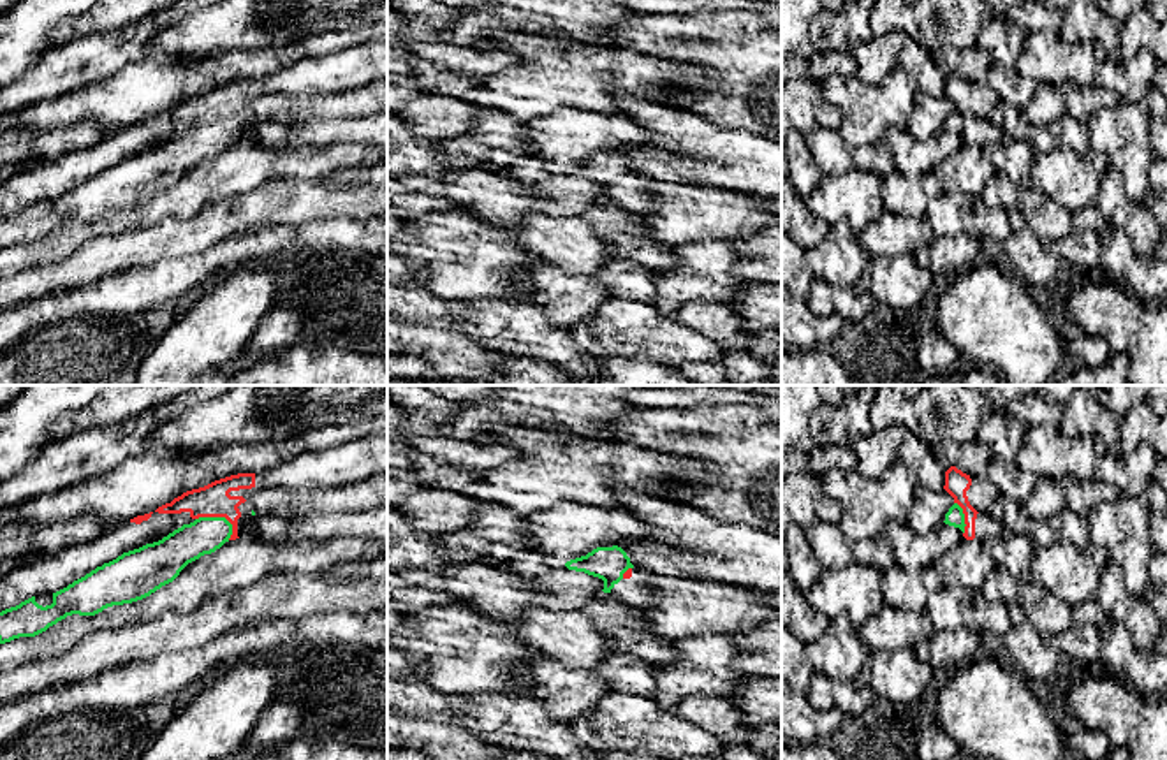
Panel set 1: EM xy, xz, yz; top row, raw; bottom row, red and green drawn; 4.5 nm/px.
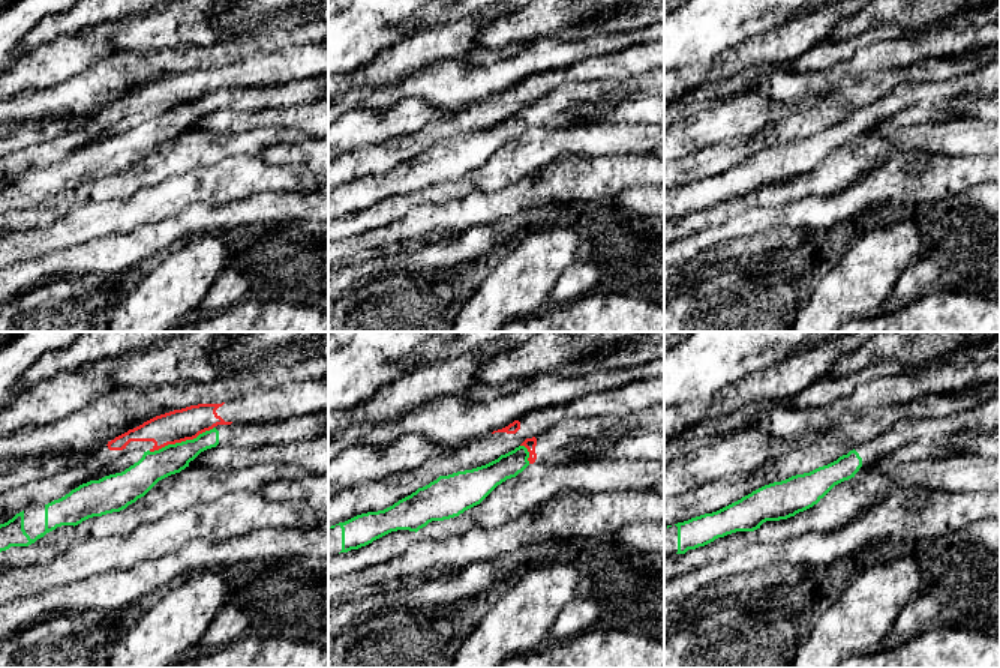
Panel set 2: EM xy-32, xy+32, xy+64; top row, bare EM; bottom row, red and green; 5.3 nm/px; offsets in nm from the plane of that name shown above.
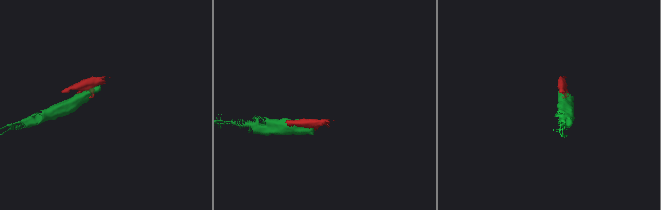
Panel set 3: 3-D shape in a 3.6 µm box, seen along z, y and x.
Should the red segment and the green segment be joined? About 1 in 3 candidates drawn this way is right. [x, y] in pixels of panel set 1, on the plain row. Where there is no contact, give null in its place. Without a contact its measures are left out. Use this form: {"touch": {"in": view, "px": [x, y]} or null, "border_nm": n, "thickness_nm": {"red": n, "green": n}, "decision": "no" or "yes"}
{"touch": {"in": "xy", "px": [219, 122]}, "border_nm": 190, "thickness_nm": {"red": 160, "green": 170}, "decision": "no"}

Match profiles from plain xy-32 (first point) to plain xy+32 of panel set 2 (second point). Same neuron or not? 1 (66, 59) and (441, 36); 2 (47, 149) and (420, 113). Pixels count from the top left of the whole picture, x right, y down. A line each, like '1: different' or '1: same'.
1: same
2: different

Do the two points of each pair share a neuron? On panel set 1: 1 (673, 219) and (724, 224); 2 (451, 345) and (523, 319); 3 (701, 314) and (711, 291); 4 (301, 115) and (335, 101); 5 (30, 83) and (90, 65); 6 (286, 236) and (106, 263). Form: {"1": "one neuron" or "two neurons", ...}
{"1": "one neuron", "2": "two neurons", "3": "two neurons", "4": "one neuron", "5": "one neuron", "6": "two neurons"}

